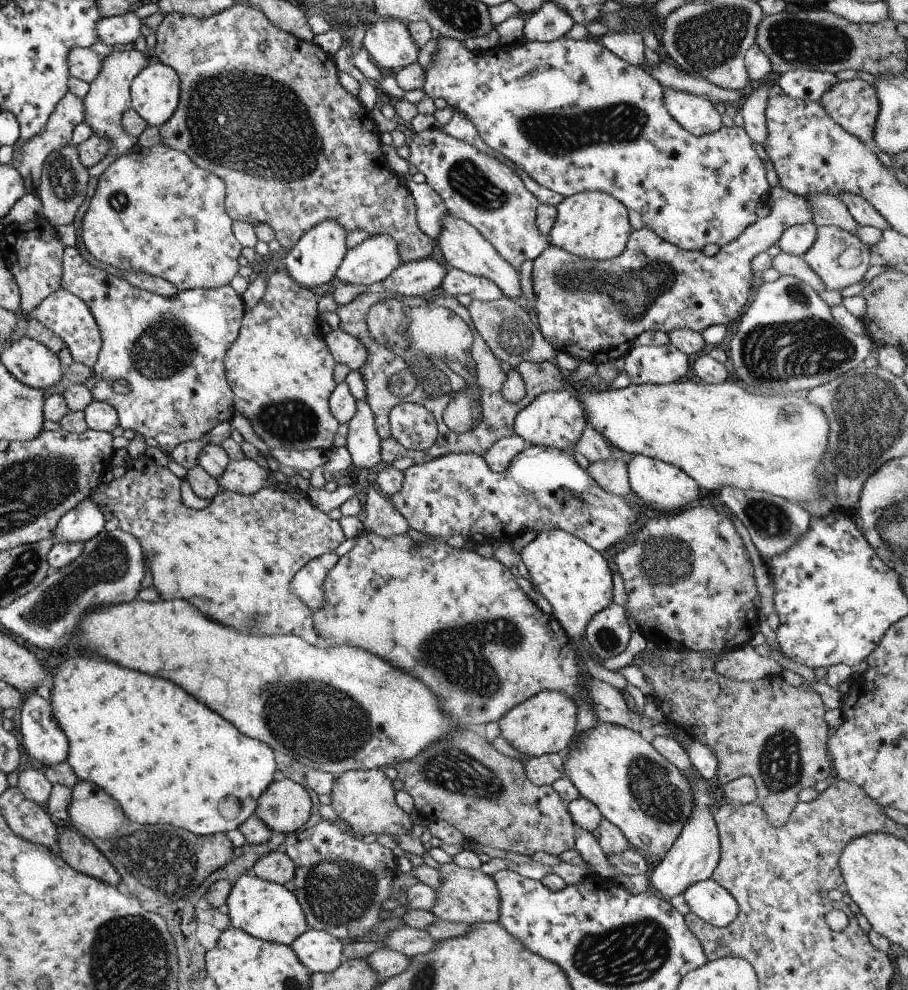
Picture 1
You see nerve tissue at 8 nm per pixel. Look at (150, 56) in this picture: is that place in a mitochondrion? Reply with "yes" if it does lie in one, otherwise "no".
no

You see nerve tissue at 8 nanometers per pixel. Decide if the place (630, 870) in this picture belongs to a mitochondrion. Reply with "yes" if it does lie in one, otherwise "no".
no

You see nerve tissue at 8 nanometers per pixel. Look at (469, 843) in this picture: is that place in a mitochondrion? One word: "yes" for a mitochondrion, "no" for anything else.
no

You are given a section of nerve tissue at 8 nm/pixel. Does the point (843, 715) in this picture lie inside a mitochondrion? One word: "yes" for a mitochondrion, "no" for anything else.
no

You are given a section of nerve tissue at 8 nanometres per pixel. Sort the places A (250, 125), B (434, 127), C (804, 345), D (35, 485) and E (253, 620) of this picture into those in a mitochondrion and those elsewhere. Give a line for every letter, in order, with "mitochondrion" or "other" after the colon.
A: mitochondrion
B: other
C: mitochondrion
D: mitochondrion
E: mitochondrion

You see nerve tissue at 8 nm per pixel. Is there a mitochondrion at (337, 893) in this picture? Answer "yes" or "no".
yes

